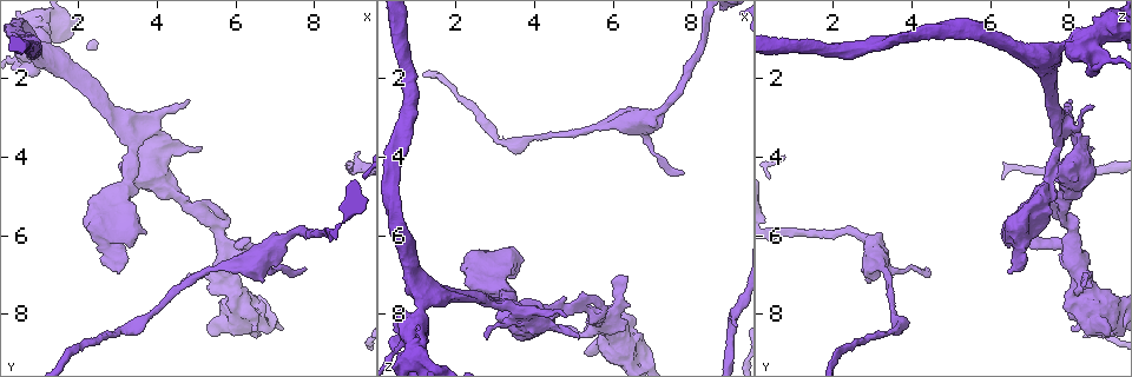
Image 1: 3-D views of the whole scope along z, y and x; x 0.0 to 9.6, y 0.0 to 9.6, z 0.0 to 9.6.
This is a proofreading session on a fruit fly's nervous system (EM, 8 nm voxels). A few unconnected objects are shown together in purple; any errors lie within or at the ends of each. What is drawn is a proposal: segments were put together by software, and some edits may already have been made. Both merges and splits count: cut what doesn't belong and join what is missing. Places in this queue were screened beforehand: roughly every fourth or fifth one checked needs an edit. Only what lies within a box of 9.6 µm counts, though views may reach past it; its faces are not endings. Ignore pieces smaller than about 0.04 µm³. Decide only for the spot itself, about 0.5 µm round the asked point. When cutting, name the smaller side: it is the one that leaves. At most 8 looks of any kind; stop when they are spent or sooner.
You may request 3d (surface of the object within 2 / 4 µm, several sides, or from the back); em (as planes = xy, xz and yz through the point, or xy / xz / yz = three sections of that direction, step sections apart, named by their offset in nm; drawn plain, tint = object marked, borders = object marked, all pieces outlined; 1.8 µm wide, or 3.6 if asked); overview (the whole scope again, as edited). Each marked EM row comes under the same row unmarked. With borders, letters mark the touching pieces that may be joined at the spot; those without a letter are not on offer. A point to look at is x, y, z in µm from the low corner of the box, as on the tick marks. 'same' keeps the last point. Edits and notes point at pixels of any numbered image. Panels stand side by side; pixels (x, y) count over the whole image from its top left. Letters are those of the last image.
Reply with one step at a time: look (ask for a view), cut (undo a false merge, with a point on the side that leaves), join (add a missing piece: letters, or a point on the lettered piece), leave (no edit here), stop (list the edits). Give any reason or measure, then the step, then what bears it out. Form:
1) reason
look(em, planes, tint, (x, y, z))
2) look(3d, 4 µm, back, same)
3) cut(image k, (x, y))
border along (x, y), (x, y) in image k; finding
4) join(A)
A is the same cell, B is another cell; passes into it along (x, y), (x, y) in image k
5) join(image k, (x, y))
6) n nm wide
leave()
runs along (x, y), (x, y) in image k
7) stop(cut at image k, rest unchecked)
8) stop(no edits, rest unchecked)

an open end
look(3d, 4 µm, (6.95, 8.45, 9.00))

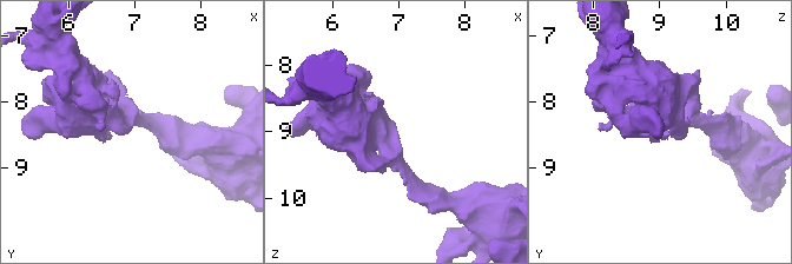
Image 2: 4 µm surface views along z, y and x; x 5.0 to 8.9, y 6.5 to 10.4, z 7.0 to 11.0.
look(em, xz, step 8, borders, (6.95, 8.40, 9.05))

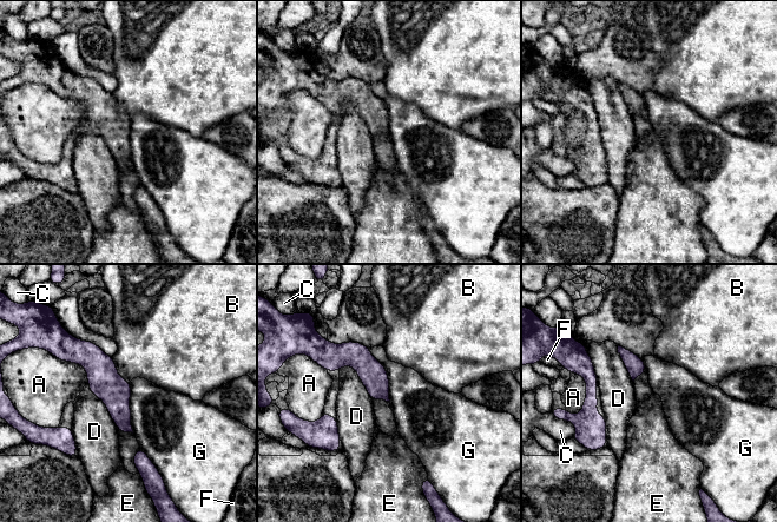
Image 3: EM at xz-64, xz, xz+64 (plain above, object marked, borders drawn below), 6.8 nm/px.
180 nm wide
leave()
A, B, C, D, E, F and G are other cells; border along (368, 348), (386, 370), (390, 402) in image 3; no lettered piece goes on from it

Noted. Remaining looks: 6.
free end
look(em, planes, borders, (4.80, 2.60, 8.00))

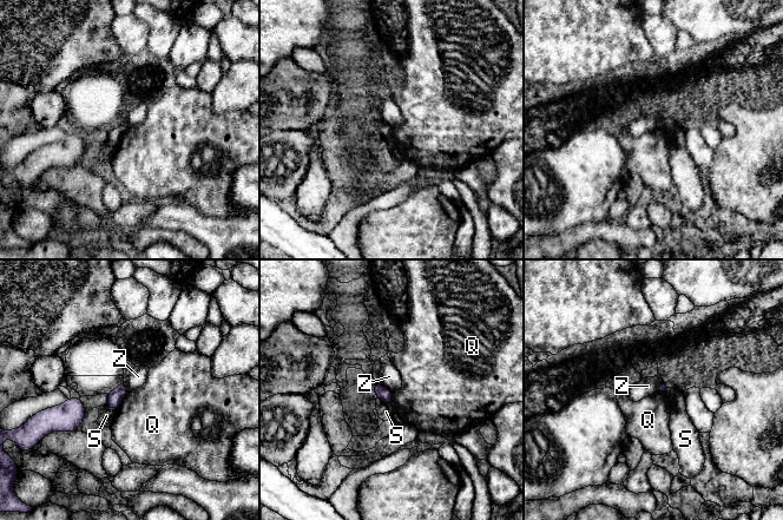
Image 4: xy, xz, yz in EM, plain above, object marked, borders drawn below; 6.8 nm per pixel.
leave()
Q, S and Z are other cells; border along (376, 380), (390, 392) in image 4; no lettered piece goes on from it

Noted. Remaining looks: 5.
three-way junction
look(em, xy, step 16, tint, (0.80, 1.45, 8.20))

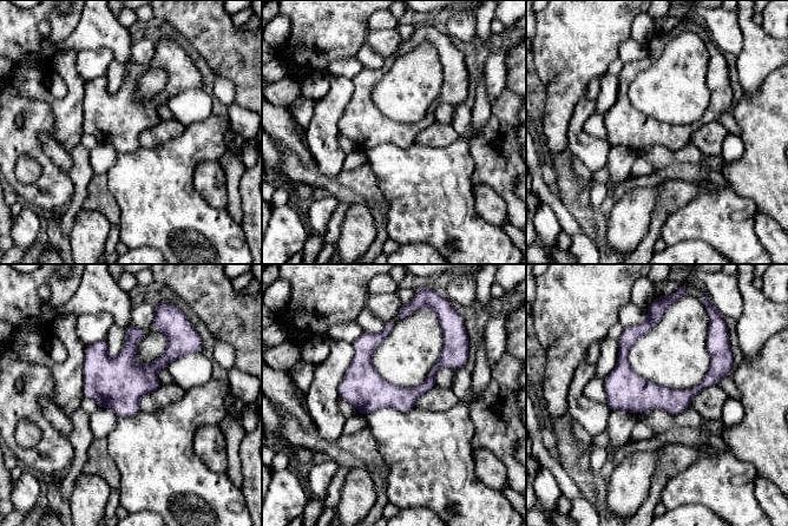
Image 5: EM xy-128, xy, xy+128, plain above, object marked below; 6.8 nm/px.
look(em, xz, step 16, borders, same)

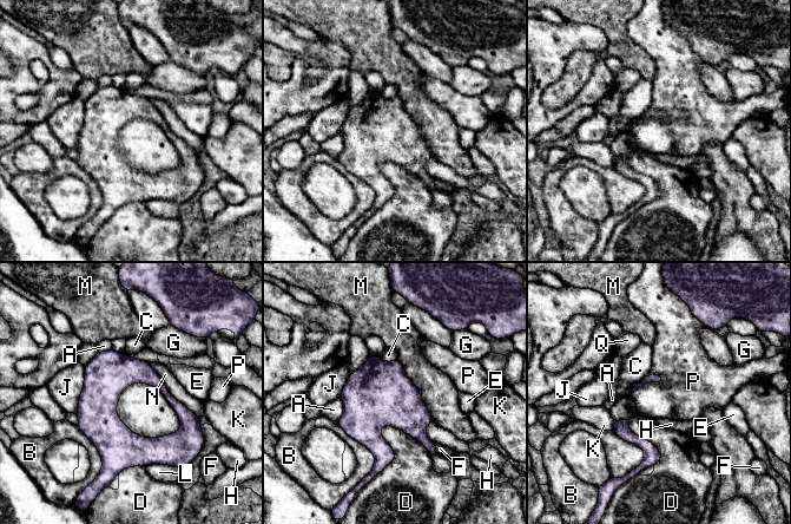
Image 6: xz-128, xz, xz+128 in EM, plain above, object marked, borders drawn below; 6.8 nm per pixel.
30 nm wide; N touches over 500 nm
leave()
A, B, C, D, E, F, G, H, J, K, L, M, N, P and Q are other cells; continuous, no second cell

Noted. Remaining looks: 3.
stop(no edits, rest unchecked)

